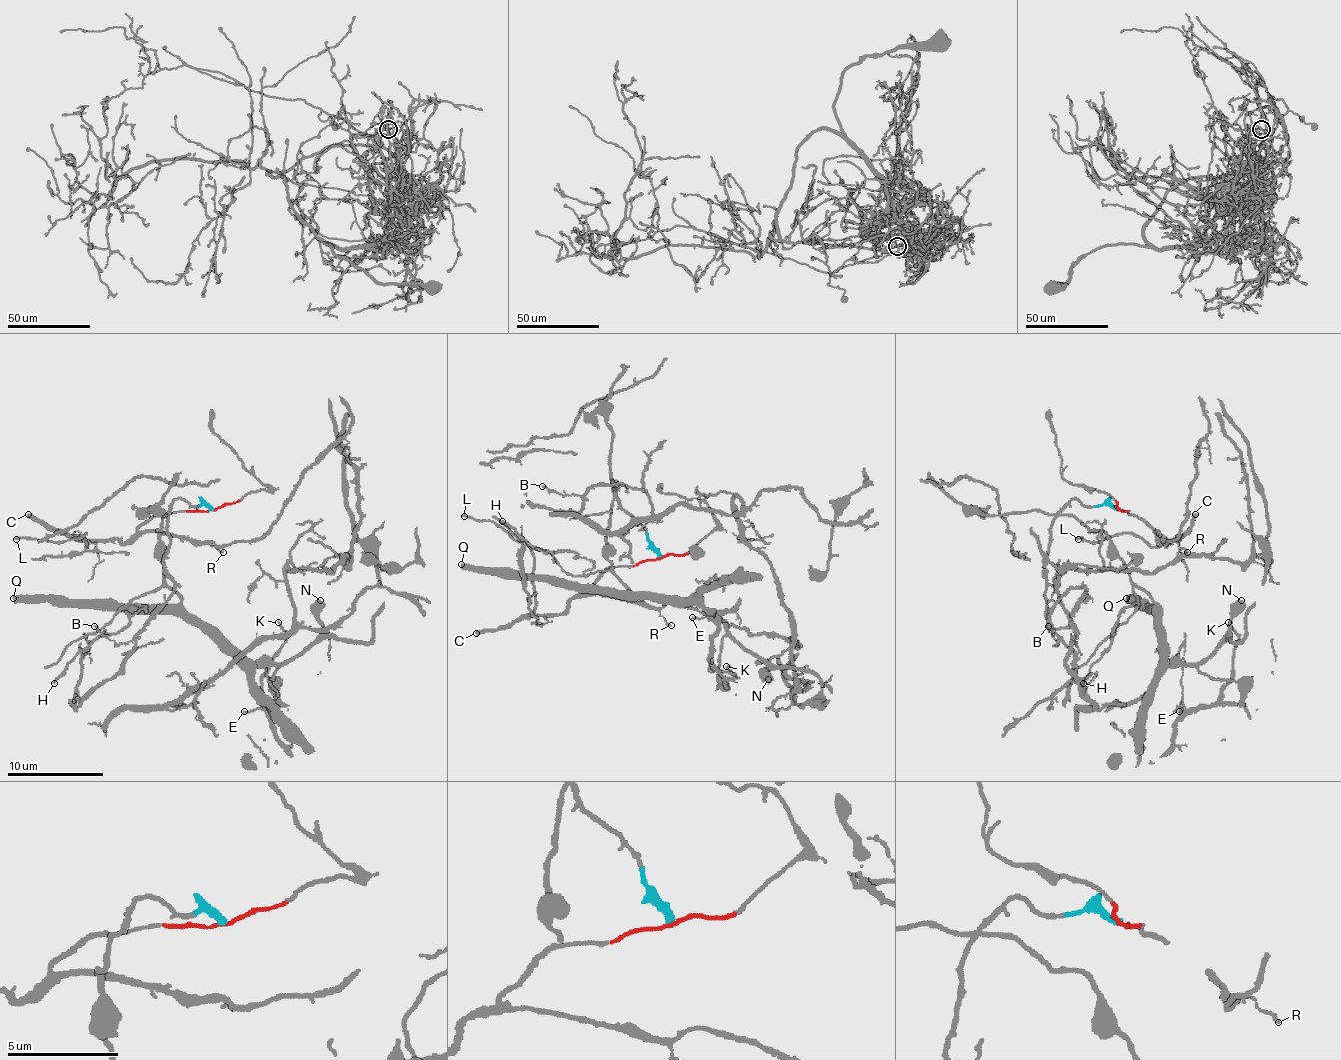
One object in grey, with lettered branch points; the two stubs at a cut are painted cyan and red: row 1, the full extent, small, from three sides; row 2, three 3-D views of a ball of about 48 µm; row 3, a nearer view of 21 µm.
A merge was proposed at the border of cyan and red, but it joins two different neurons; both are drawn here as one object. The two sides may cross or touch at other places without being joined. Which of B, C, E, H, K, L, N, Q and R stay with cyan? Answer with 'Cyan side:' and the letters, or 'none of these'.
Cyan side: B, E, H, K, N, Q

